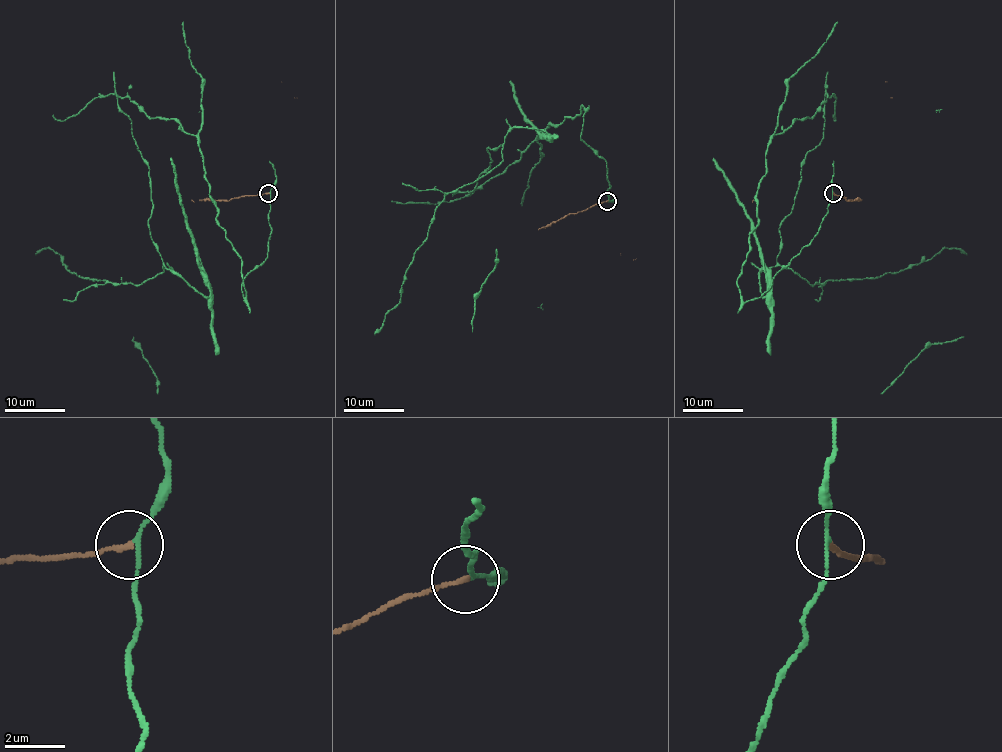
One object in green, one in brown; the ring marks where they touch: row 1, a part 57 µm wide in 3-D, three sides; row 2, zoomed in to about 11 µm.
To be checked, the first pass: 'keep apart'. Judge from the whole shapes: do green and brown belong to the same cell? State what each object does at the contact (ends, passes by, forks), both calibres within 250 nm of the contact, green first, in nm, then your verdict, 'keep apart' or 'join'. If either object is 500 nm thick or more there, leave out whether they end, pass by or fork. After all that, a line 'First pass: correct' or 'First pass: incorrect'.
green passes by | brown ends | 110/150 nm | keep apart
First pass: correct

